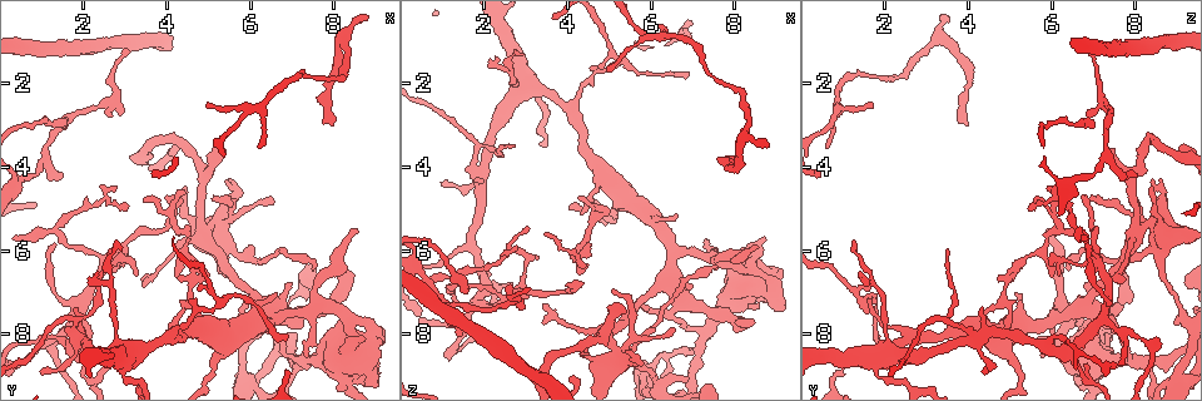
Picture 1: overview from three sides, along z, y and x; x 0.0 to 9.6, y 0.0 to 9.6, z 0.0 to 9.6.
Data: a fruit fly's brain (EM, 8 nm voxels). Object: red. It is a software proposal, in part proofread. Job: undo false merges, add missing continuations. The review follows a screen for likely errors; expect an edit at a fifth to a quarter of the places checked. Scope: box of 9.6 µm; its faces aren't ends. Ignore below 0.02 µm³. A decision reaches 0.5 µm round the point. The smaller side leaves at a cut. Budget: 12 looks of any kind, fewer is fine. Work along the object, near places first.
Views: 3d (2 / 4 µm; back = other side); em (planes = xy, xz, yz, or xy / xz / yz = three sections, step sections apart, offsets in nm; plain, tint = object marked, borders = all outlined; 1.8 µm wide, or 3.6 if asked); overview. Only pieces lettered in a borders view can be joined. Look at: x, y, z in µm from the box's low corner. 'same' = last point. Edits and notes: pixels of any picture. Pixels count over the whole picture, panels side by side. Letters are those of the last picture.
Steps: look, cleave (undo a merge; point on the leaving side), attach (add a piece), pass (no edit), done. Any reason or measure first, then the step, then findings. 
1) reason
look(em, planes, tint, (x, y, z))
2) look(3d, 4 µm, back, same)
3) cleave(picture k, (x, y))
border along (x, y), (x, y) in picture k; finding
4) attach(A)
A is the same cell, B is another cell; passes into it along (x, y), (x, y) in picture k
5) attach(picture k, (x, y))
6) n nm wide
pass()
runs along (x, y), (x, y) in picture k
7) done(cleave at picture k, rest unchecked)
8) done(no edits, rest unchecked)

tapers out
look(em, planes, borders, (4.80, 6.95, 1.50))

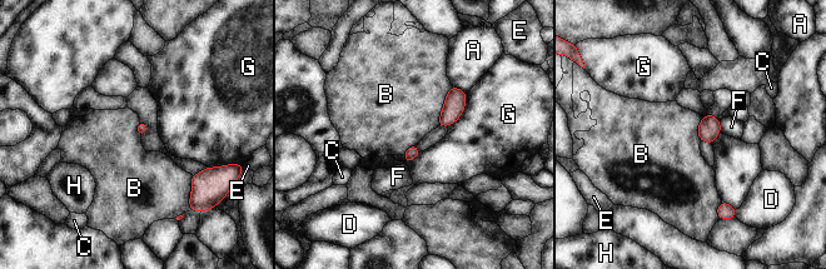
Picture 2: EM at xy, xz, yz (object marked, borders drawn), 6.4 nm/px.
B touches over 300 nm
pass()
A, B, C, D, E, F, G and H are other cells; border along (452, 85), (436, 126) in picture 2; none of them fits

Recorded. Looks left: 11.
tapers out
look(em, xz, step 4, borders, (2.95, 2.75, 7.30))

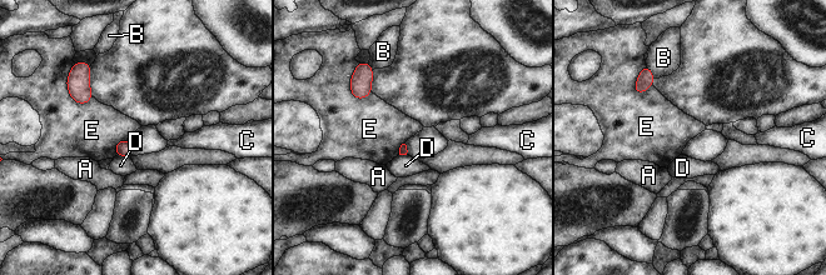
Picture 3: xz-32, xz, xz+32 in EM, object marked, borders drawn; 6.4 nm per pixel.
pass()
A, B, C, D and E are other cells; border along (646, 65), (635, 83), (637, 94) in picture 3; none of them fits

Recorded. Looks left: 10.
calibre changes
look(em, planes, borders, (3.20, 5.70, 7.00))

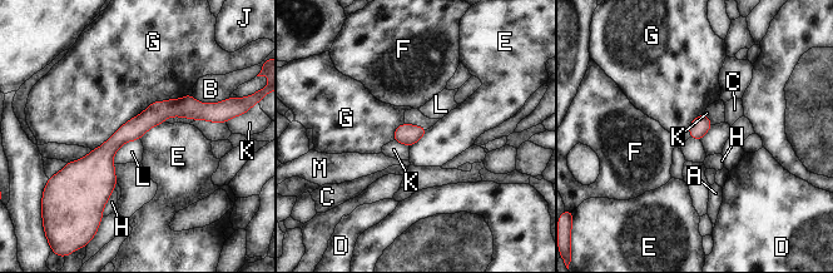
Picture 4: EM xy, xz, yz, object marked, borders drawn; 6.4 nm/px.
pass()
A, B, C, D, E, F, G, H, J, K, L and M are other cells; runs along (208, 114), (163, 109), (69, 167) in picture 4; continuous, no second neuron

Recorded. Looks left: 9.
look(3d, 4 µm, back, (0.95, 8.85, 4.45))

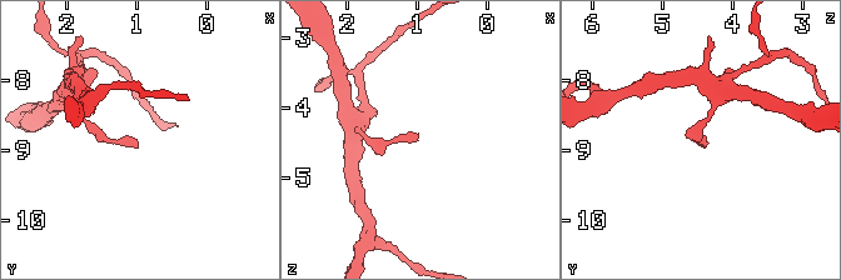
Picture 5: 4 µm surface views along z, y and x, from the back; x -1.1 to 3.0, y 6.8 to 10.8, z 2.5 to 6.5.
need the tissue
look(em, planes, borders, (0.95, 8.85, 4.45))

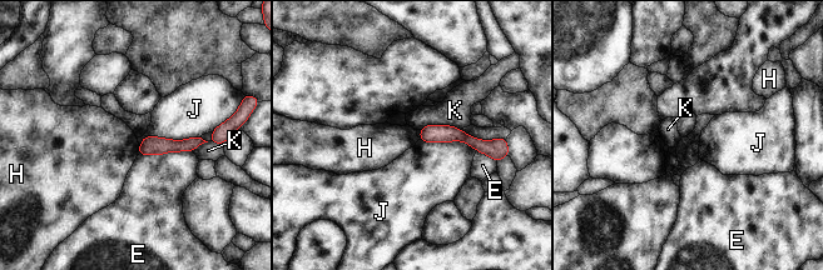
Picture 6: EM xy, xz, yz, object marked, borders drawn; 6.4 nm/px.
pass()
E, H, J and K are other cells; no lettered piece goes on from it

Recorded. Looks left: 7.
an open end
look(em, yz, step 4, borders, (8.35, 6.50, 7.60))

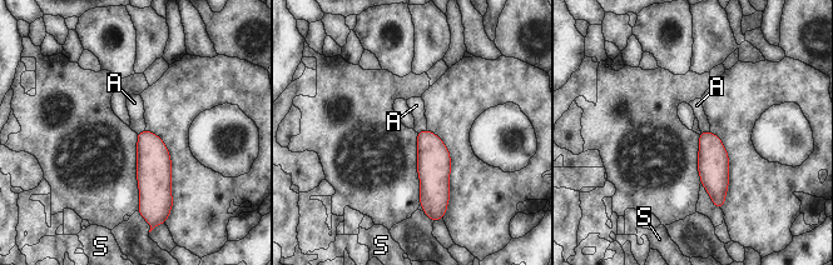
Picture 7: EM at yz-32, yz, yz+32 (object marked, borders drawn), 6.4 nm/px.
160 nm wide
pass()
A and S are other cells; border along (426, 129), (417, 133) in picture 7; no lettered piece goes on from it

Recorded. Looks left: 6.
done(no edits, rest unchecked)

